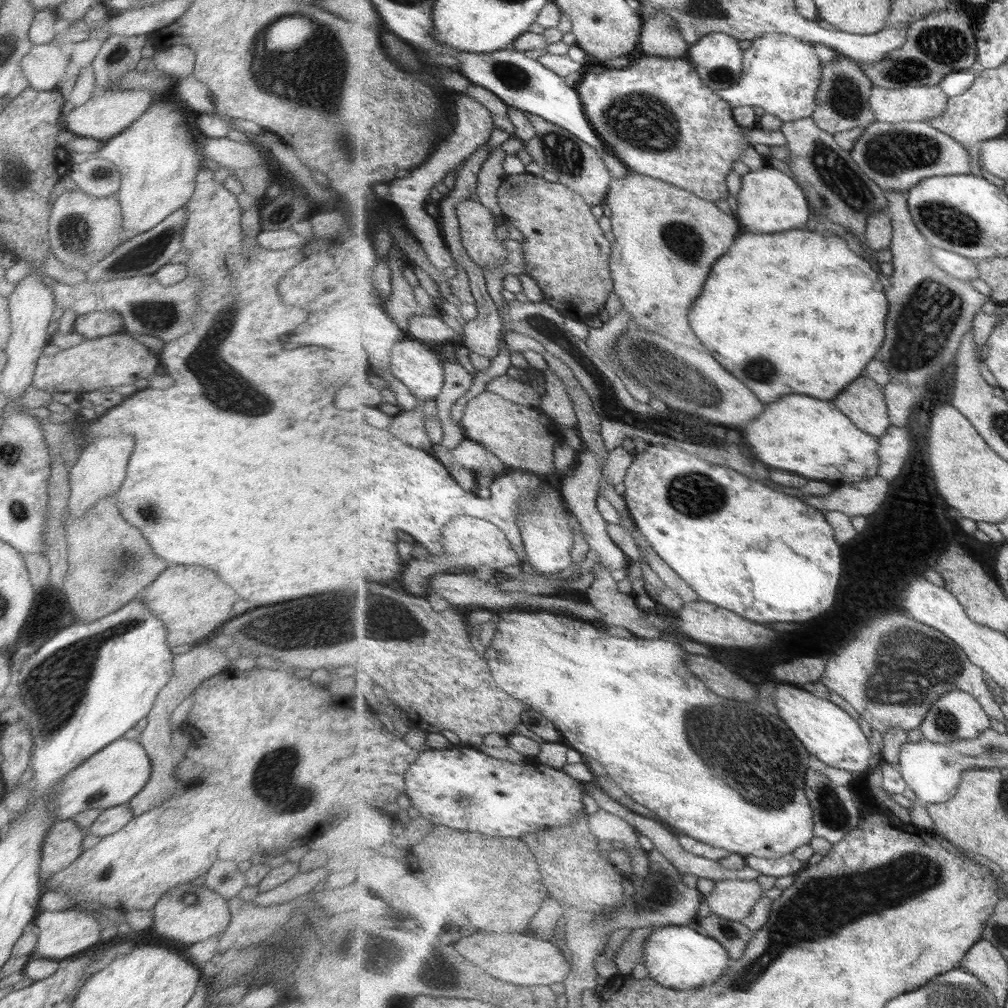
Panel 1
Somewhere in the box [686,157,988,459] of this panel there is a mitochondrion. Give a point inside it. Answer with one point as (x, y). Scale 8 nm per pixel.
(925, 324)

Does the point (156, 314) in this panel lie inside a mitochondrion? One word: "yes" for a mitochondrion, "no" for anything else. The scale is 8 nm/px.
yes

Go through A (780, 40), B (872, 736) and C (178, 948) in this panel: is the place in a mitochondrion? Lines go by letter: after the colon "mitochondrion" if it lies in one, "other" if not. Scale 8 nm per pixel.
A: other
B: other
C: other

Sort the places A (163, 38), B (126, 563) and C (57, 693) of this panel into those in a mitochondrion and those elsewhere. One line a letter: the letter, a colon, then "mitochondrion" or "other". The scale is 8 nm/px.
A: other
B: mitochondrion
C: mitochondrion

